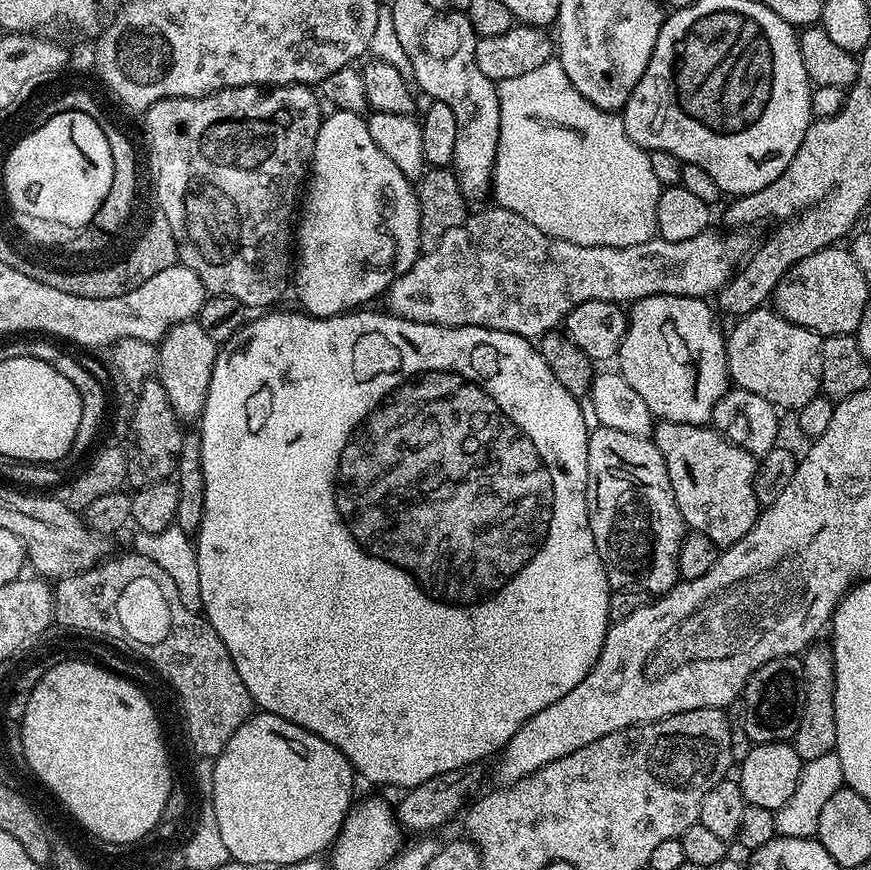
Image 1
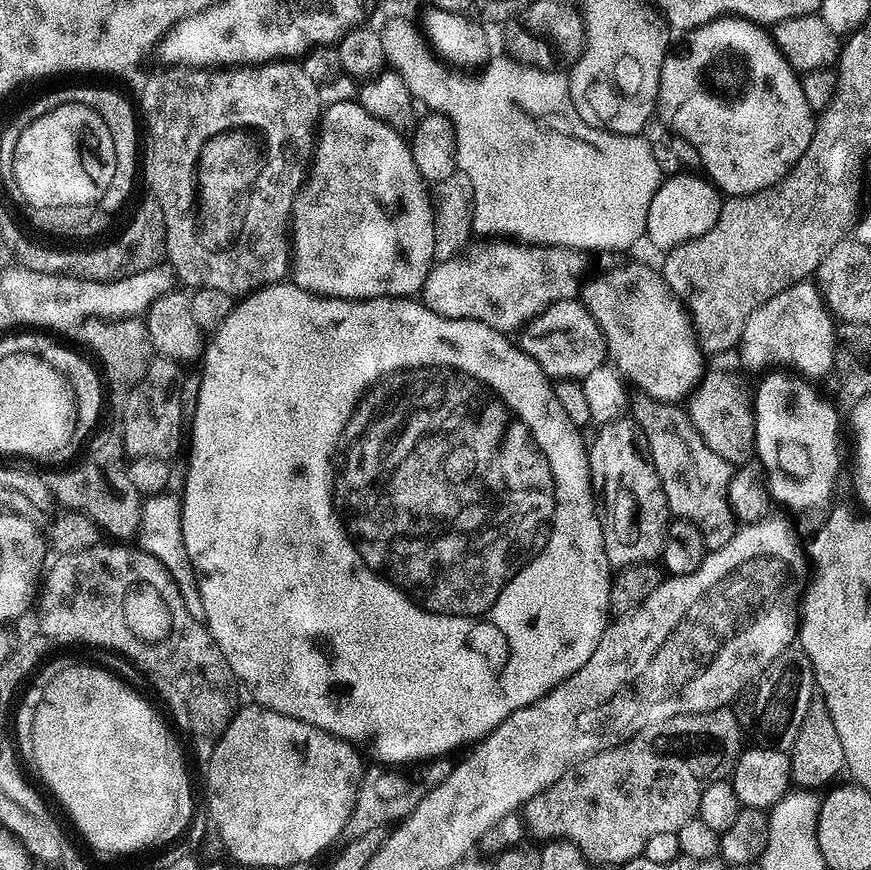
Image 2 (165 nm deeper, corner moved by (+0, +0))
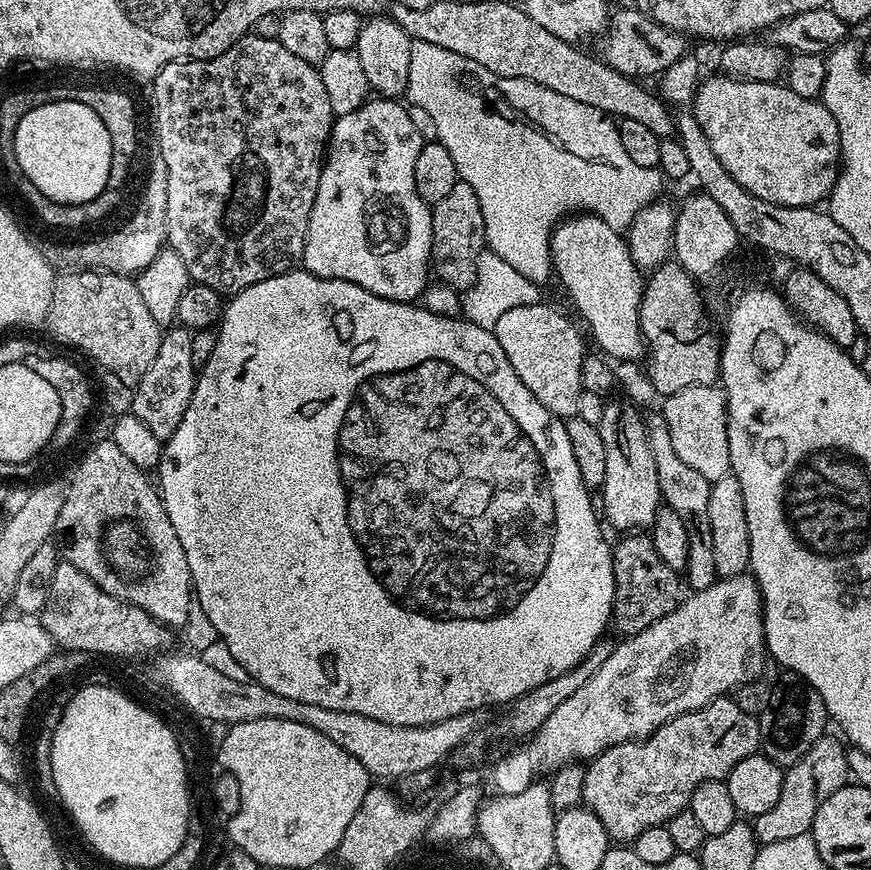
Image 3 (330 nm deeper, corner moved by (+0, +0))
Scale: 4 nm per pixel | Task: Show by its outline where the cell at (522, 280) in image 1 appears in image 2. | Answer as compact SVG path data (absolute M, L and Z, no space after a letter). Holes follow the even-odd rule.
M480 248L454 260L433 263L422 289L422 303L439 316L477 320L494 330L512 334L550 306L581 295L586 259L581 249L516 248Z

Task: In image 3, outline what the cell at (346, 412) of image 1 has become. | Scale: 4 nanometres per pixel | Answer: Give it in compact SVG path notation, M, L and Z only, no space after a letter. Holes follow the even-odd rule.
M303 270L283 272L274 278L266 278L266 282L243 288L229 300L232 301L225 312L223 309L222 319L218 324L217 345L196 377L196 389L192 391L190 406L182 422L178 422L178 430L174 430L174 434L163 445L158 469L158 491L170 518L170 526L174 526L174 534L178 534L178 542L182 542L182 550L186 554L195 603L205 612L219 639L230 650L232 659L240 664L245 673L266 690L310 706L326 706L326 710L366 714L366 718L378 718L378 722L386 722L390 726L426 726L437 724L446 718L454 718L463 712L485 710L491 704L511 705L518 697L542 686L542 682L550 682L550 678L558 678L558 674L566 674L571 668L578 666L578 662L586 658L596 641L605 635L604 627L609 627L612 619L612 548L604 541L604 532L596 521L596 512L592 509L591 498L588 497L591 496L589 489L582 482L582 474L578 474L578 462L574 462L574 450L570 450L570 437L566 435L564 420L554 419L548 408L542 406L542 402L538 402L538 398L534 398L530 390L526 390L522 378L514 374L510 358L506 358L502 346L498 346L495 331L474 326L463 318L451 320L450 317L439 316L428 308L415 308L417 305L412 302L375 296L370 294L370 290L362 290L362 286L354 282L327 280Z

